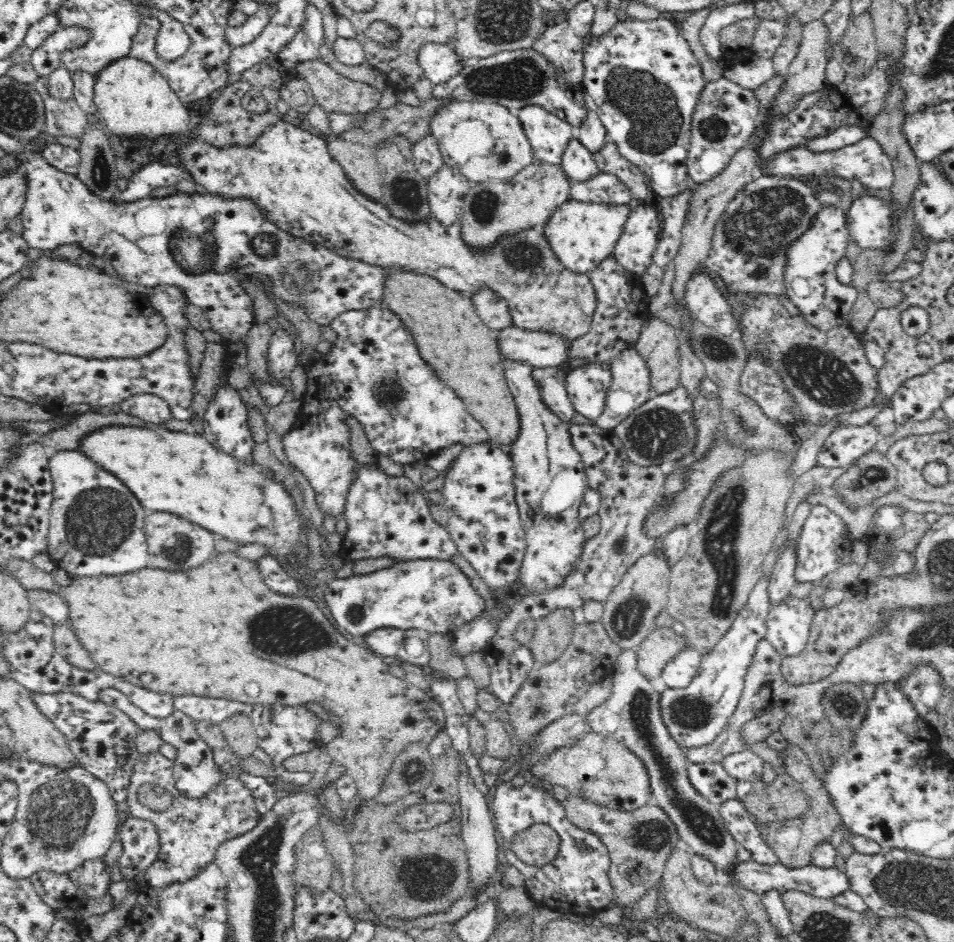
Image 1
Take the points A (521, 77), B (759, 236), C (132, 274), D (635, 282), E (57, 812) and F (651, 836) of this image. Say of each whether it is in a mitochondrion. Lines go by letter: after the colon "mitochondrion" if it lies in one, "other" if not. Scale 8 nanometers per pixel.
A: mitochondrion
B: mitochondrion
C: other
D: other
E: mitochondrion
F: mitochondrion

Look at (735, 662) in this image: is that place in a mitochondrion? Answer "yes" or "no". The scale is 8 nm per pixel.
no

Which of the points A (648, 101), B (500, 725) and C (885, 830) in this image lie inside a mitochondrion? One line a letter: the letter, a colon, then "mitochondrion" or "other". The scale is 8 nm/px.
A: mitochondrion
B: other
C: other

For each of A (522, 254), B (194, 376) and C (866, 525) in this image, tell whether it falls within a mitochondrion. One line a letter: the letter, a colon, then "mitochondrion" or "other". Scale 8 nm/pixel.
A: mitochondrion
B: other
C: other

